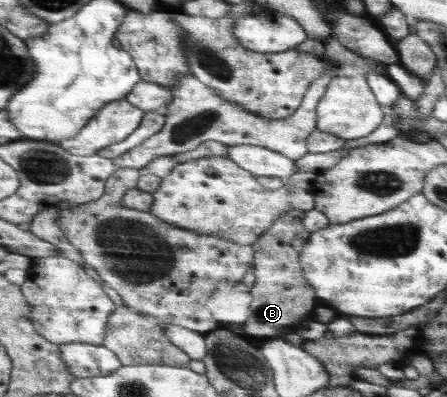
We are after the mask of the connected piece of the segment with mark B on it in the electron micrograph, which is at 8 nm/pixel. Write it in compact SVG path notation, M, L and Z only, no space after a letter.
M291 210L275 221L252 246L252 266L256 280L249 289L253 302L249 308L249 316L243 324L245 339L257 338L264 342L278 339L277 336L284 336L293 326L297 326L314 312L316 292L303 277L299 267L299 253L310 238L310 233L302 224L305 216L306 212L303 210Z

